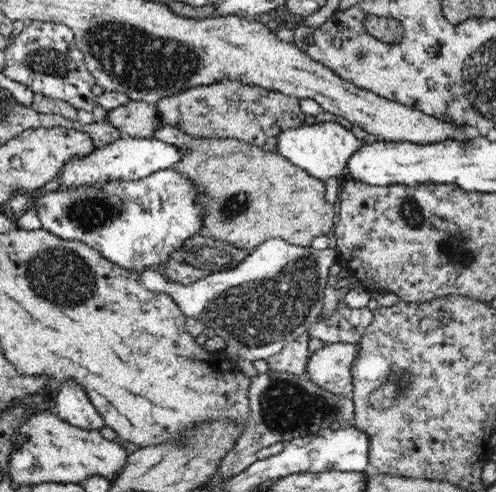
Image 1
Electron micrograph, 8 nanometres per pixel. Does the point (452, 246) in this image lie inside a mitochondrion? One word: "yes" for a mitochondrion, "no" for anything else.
yes

